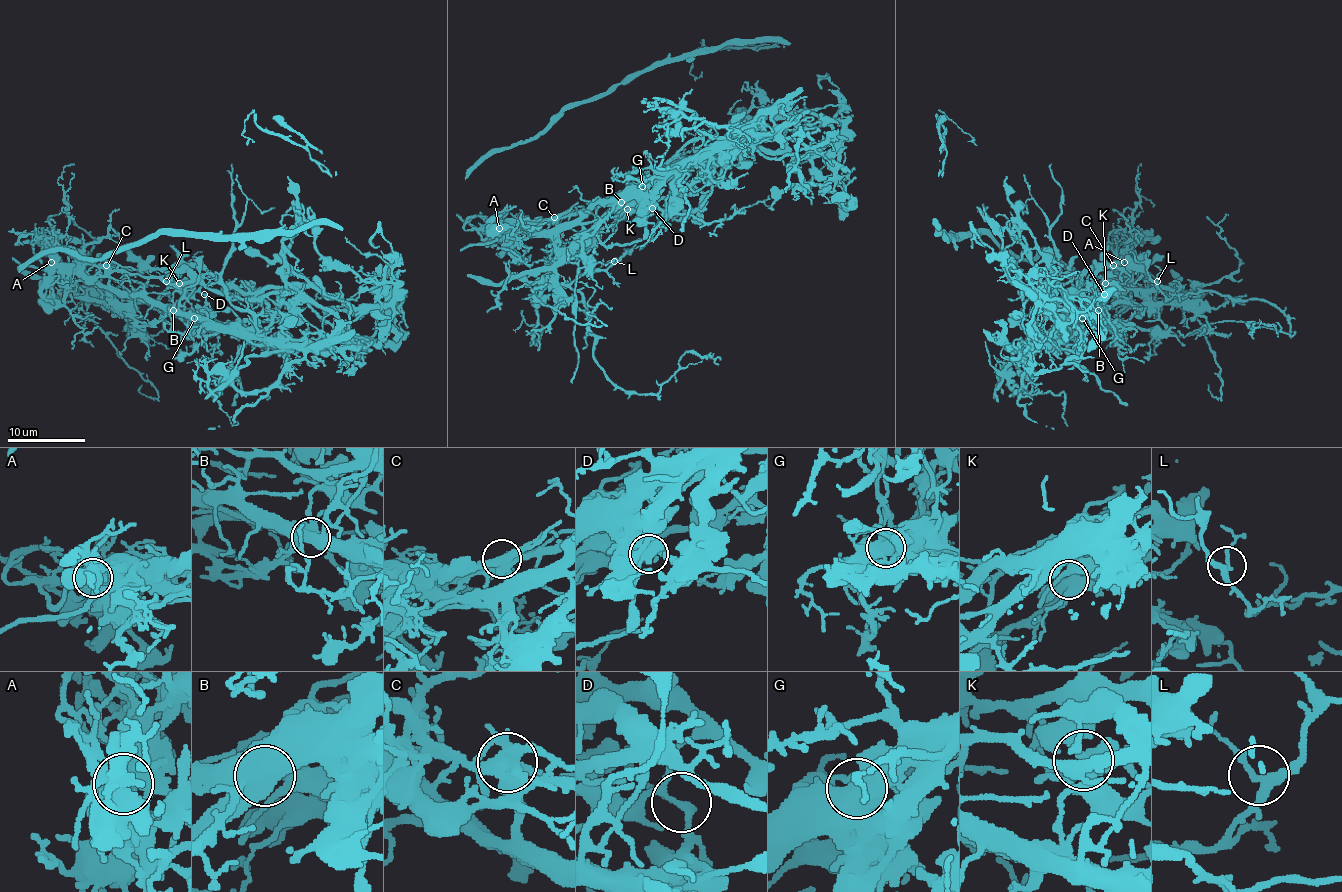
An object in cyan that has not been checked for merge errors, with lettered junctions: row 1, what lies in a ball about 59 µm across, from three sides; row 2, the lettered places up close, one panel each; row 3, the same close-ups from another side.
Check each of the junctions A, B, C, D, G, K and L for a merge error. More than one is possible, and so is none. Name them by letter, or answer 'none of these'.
B, C, D, G

